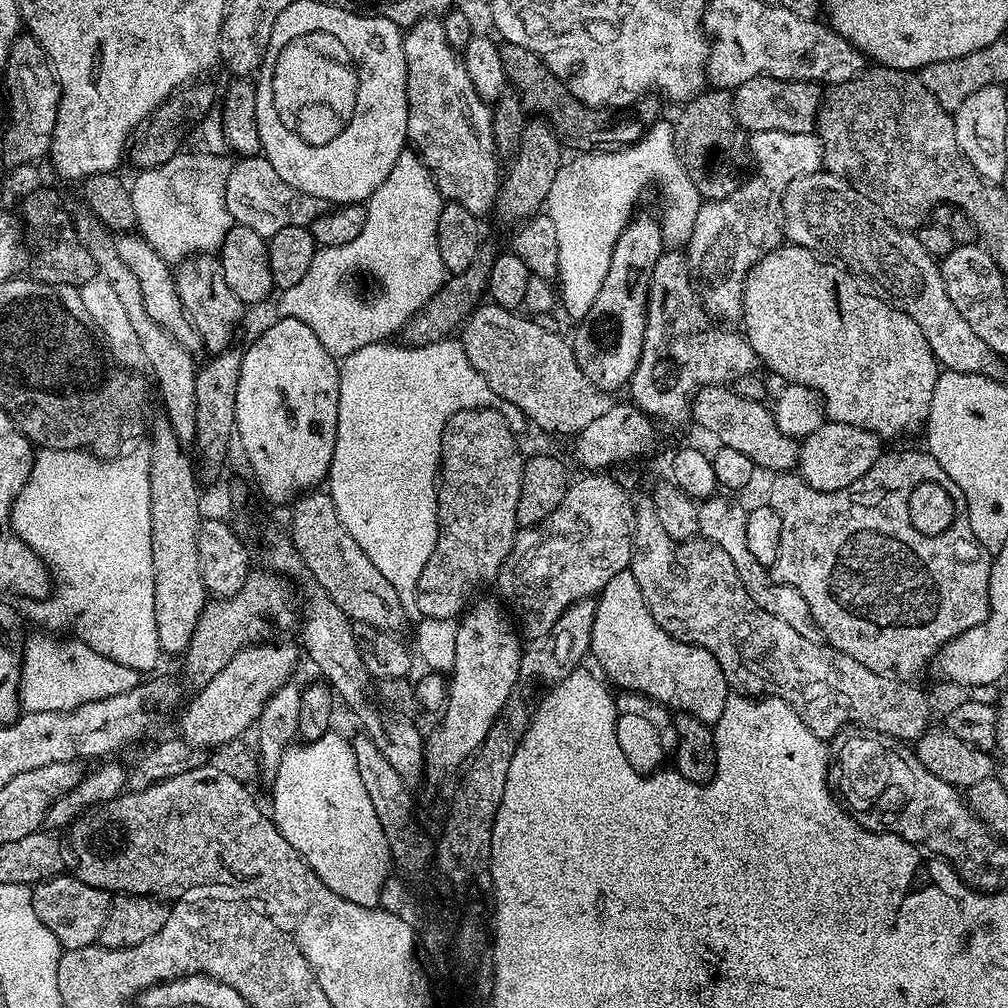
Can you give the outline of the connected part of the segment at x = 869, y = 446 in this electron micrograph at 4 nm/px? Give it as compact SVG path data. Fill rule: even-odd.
M825 422L821 428L814 430L814 434L805 436L799 445L798 474L814 490L823 492L842 490L858 482L858 478L862 478L862 474L866 474L866 470L870 470L870 466L874 466L874 462L880 459L882 455L880 444L881 437L874 432L849 424Z

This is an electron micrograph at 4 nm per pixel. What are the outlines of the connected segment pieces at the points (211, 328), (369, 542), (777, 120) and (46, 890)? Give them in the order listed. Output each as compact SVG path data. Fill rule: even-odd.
M212 254L191 255L182 259L174 268L177 296L181 300L185 314L200 335L200 343L212 354L224 354L229 351L232 339L236 336L236 327L246 312L245 305L226 286L226 274L222 274L219 259Z
M447 338L436 341L432 345L418 346L416 348L409 346L401 346L402 348L399 348L398 345L392 343L396 342L371 344L354 354L343 357L342 367L340 368L338 430L336 431L336 445L332 455L332 465L328 467L328 475L326 477L326 491L331 496L334 506L338 510L338 518L342 522L342 526L346 526L346 530L352 535L356 545L366 554L366 558L370 558L370 562L374 562L374 566L378 566L378 574L382 574L382 578L386 578L386 582L390 582L390 586L394 586L394 594L398 594L406 616L408 618L416 618L420 616L418 602L416 601L418 574L422 574L422 566L426 566L436 541L436 490L440 470L440 447L442 446L442 434L444 433L446 422L454 414L458 414L467 408L493 408L495 412L502 414L506 418L510 430L517 434L523 434L527 428L530 428L530 421L522 410L518 410L518 406L514 406L514 402L506 402L506 398L502 398L498 394L494 394L494 390L490 390L486 378L482 378L482 374L478 374L478 370L474 370L474 366L470 366L470 358L466 358L464 345L455 339Z
M755 76L734 89L732 109L745 133L786 130L790 134L802 134L817 127L822 111L822 88L821 85L806 80L779 80L773 76Z
M74 874L64 875L49 876L32 888L34 912L49 928L51 934L54 934L64 950L96 944L100 938L102 922L106 922L110 903L109 893L82 882Z

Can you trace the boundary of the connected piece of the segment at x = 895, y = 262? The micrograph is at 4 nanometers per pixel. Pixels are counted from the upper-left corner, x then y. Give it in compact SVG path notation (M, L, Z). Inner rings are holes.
M821 170L814 174L799 176L796 180L791 180L788 187L784 189L784 195L780 202L780 214L782 217L782 232L785 237L788 236L793 245L797 248L808 248L815 252L817 256L834 264L839 264L845 272L856 277L857 281L873 296L892 305L899 312L905 312L928 336L928 344L933 350L939 350L941 353L948 352L952 348L952 361L946 364L949 372L979 372L981 374L989 371L994 354L970 330L966 323L966 318L954 310L954 302L950 302L950 294L946 294L946 286L942 282L940 265L930 253L924 249L922 241L911 231L895 228L885 216L875 208L869 200L858 190L852 187L847 180L834 175L827 170ZM944 323L944 328L938 325Z

